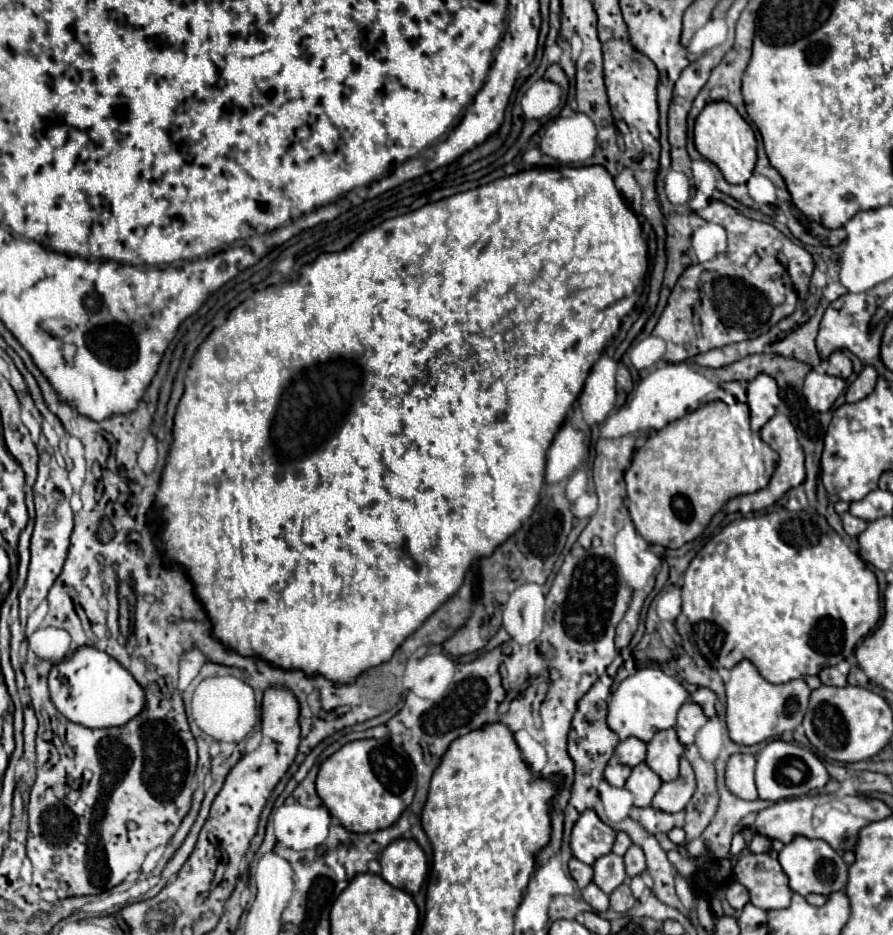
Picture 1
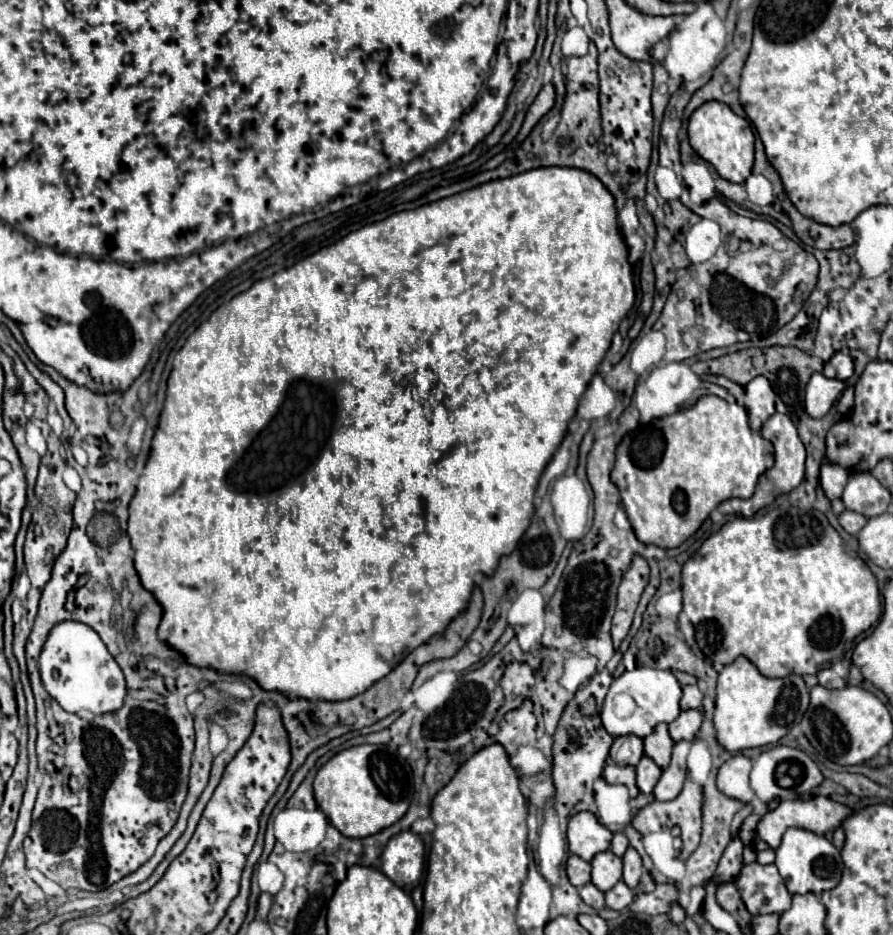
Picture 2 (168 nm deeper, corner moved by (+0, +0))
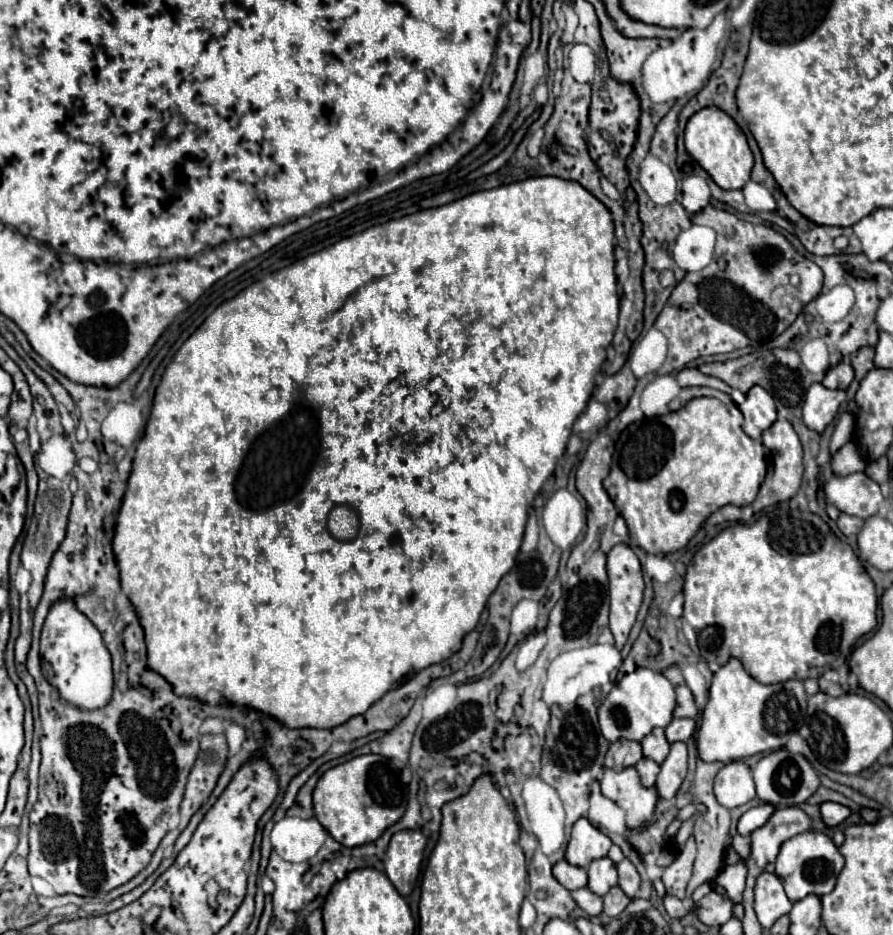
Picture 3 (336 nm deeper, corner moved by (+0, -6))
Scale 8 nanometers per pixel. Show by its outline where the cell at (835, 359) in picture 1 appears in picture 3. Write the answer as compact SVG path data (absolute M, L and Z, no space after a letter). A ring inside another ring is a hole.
M838 363L836 367L828 369L826 377L822 379L822 385L828 389L842 389L846 391L850 381L854 379L854 369L850 363Z

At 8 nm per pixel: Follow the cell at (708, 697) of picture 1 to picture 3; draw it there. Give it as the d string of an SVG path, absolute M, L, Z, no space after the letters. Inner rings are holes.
M678 685L676 687L676 709L674 709L674 717L696 717L696 705L694 705L694 697L692 691L686 685Z

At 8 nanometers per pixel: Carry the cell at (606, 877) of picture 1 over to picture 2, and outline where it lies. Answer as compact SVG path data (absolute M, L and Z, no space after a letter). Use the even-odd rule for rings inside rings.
M612 851L598 853L592 859L592 883L600 891L612 889L622 879L622 859L616 857Z

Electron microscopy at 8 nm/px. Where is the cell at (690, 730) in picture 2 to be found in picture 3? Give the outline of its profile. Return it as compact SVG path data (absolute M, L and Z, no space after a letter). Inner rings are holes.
M672 719L670 725L666 727L666 739L670 743L674 741L688 741L694 733L694 719Z

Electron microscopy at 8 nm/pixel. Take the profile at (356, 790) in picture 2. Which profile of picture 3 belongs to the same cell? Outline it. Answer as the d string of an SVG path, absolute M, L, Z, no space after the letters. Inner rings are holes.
M360 755L326 771L314 789L314 815L344 847L370 843L406 811L406 789L400 773L382 755Z

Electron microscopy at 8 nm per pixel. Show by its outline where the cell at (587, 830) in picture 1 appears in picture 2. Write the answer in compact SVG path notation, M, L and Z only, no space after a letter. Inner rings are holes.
M590 811L576 813L568 821L568 849L584 861L592 861L596 853L608 851L610 841L612 833Z

